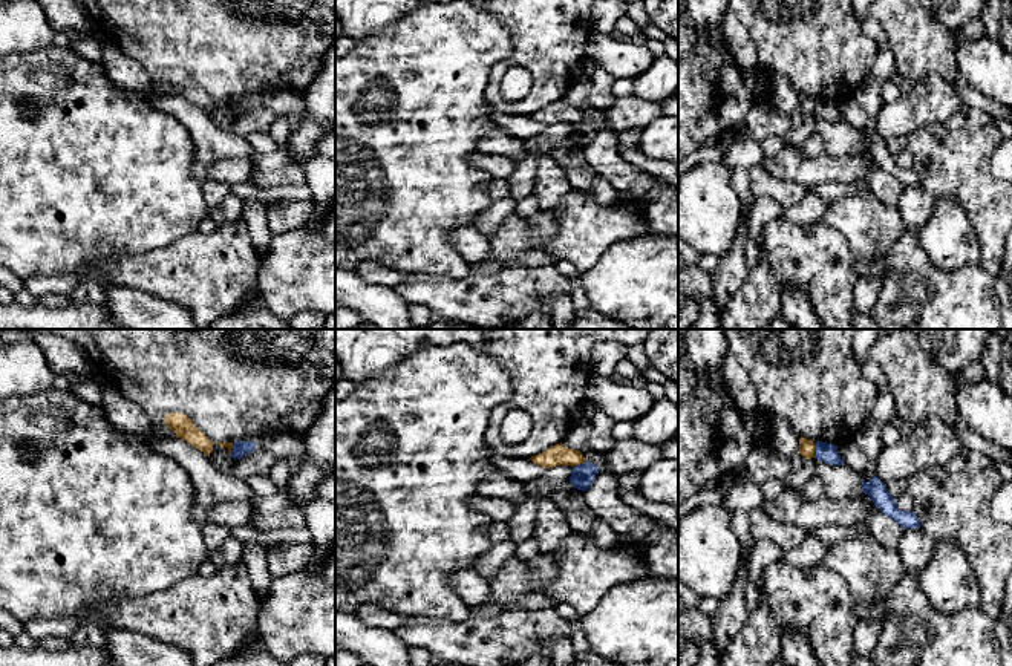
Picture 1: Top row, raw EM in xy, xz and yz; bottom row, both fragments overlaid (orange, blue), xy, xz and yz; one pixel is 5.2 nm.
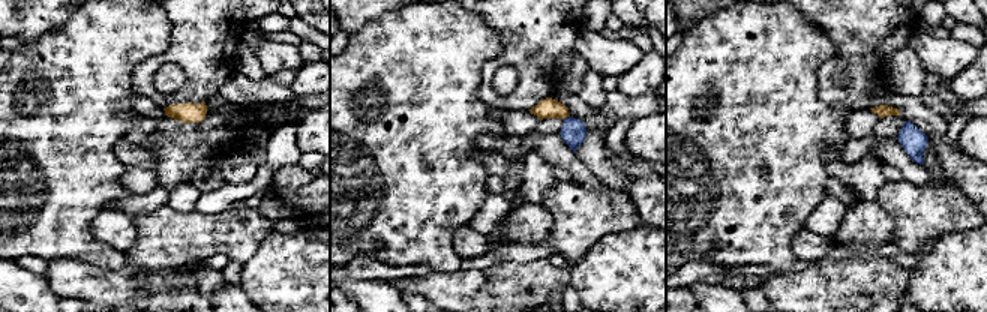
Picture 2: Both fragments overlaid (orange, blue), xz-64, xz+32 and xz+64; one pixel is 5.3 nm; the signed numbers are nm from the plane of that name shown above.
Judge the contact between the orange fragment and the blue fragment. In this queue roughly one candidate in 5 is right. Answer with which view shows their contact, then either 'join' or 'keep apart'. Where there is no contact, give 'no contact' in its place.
yz | keep apart

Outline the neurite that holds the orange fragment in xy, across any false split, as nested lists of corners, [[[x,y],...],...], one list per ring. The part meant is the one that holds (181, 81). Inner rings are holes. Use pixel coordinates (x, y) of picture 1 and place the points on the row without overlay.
[[[167,70],[164,75],[167,84],[193,104],[204,109],[208,115],[214,100],[211,100],[184,70]]]

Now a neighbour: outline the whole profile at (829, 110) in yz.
[[[822,98],[814,100],[814,116],[824,118],[831,122],[842,122],[844,118],[837,109],[837,103]]]

